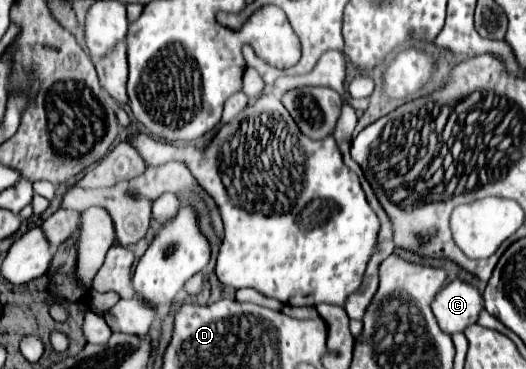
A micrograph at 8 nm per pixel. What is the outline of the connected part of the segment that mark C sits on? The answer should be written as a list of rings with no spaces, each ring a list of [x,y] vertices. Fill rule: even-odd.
[[[456,279],[448,283],[432,301],[432,313],[440,329],[448,335],[464,331],[468,325],[476,323],[484,301],[476,287]]]

